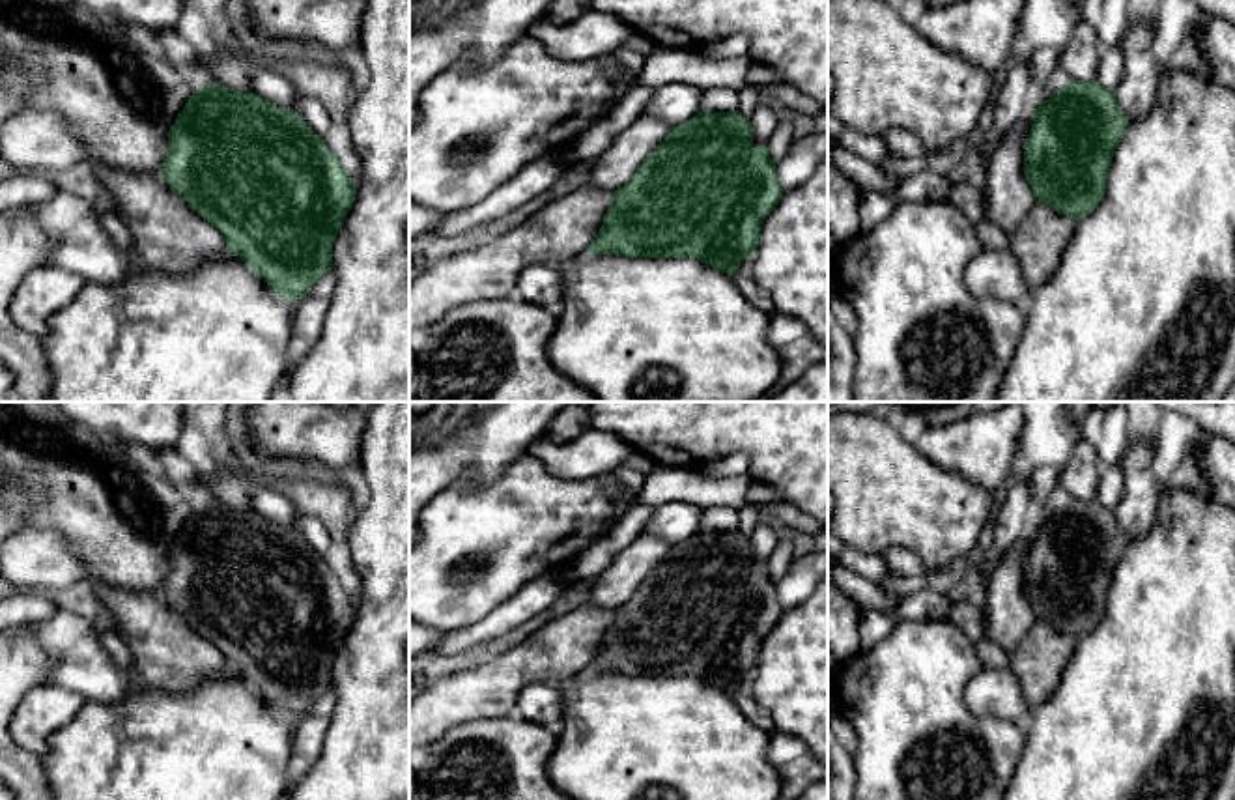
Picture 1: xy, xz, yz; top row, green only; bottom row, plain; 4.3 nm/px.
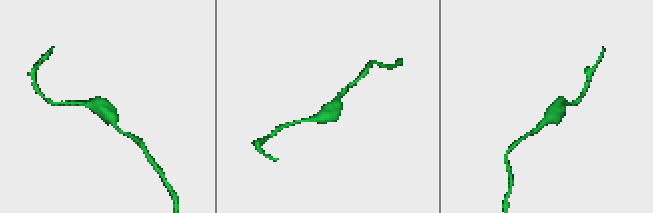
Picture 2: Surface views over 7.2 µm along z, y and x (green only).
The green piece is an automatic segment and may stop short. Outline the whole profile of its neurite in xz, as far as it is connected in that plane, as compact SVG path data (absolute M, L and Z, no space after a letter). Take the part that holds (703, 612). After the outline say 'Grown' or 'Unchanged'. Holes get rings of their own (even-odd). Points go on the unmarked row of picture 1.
M740 529L703 531L669 546L665 559L641 581L617 609L581 604L547 621L519 645L475 669L452 673L409 701L409 750L439 740L448 729L476 720L506 718L519 692L536 682L561 684L579 673L617 673L630 677L695 677L734 693L759 667L764 637L783 615L775 581L766 564L755 564L751 540Z. Grown

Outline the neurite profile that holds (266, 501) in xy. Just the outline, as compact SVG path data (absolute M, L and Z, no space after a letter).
M250 482L250 503L252 512L297 531L299 510L284 493L263 482Z

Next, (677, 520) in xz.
M671 501L656 507L643 533L656 535L669 546L693 536L701 529L704 508L686 501Z

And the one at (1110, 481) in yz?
M1121 465L1102 467L1097 480L1095 499L1108 508L1115 508L1123 495Z

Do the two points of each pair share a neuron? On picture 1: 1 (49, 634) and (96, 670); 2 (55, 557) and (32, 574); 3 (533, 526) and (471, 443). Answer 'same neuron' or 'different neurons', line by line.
1: same neuron
2: same neuron
3: different neurons

